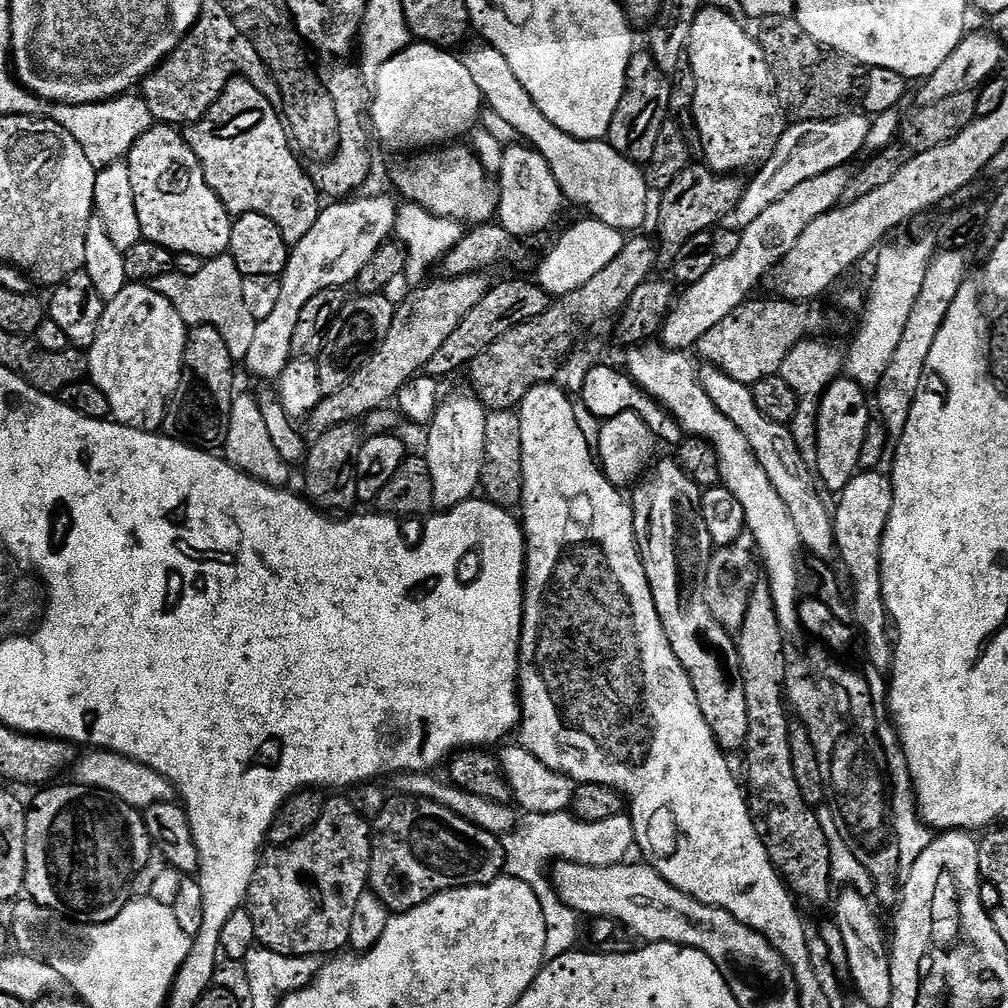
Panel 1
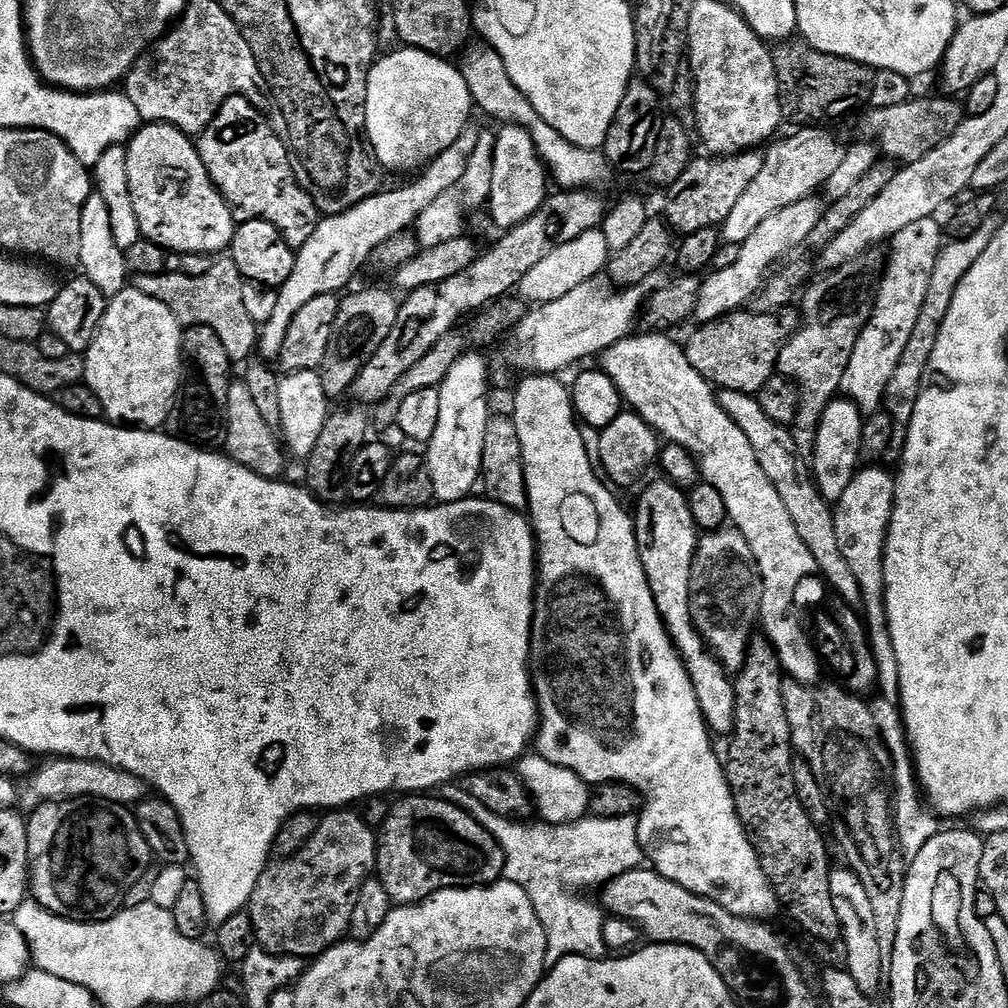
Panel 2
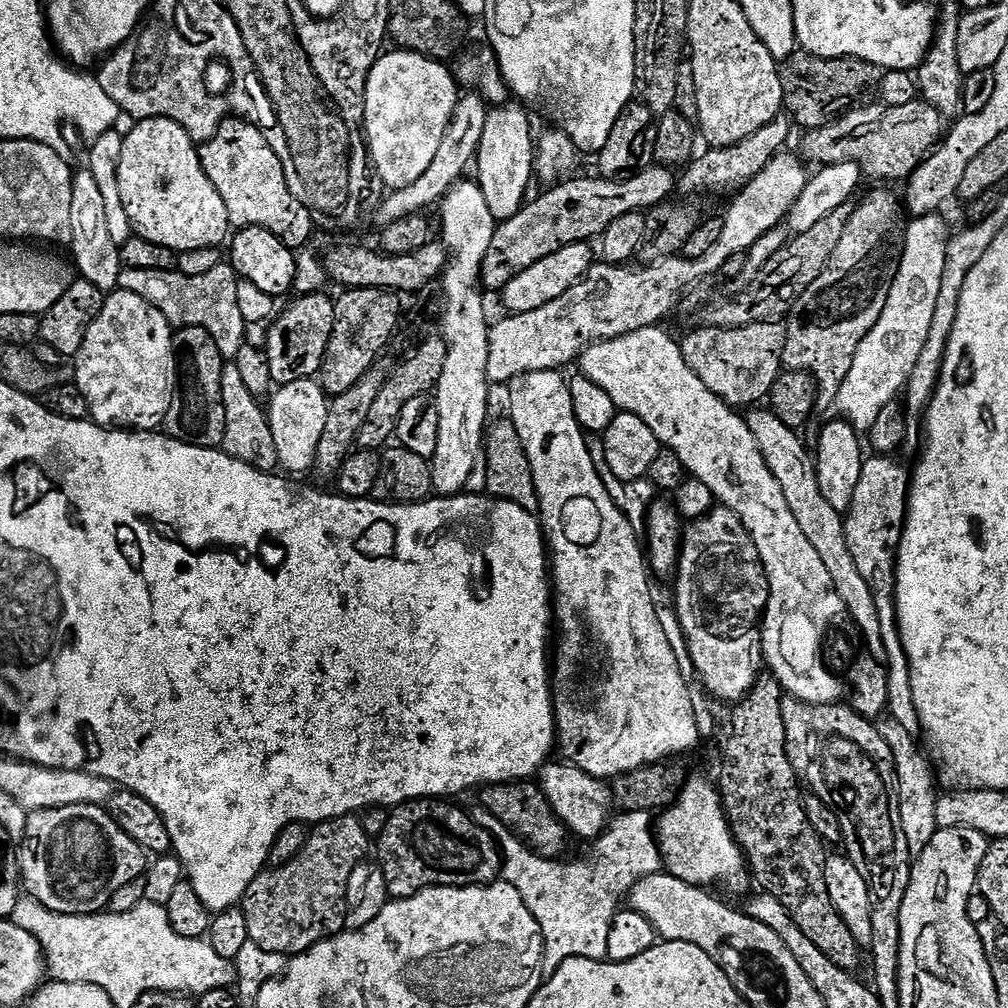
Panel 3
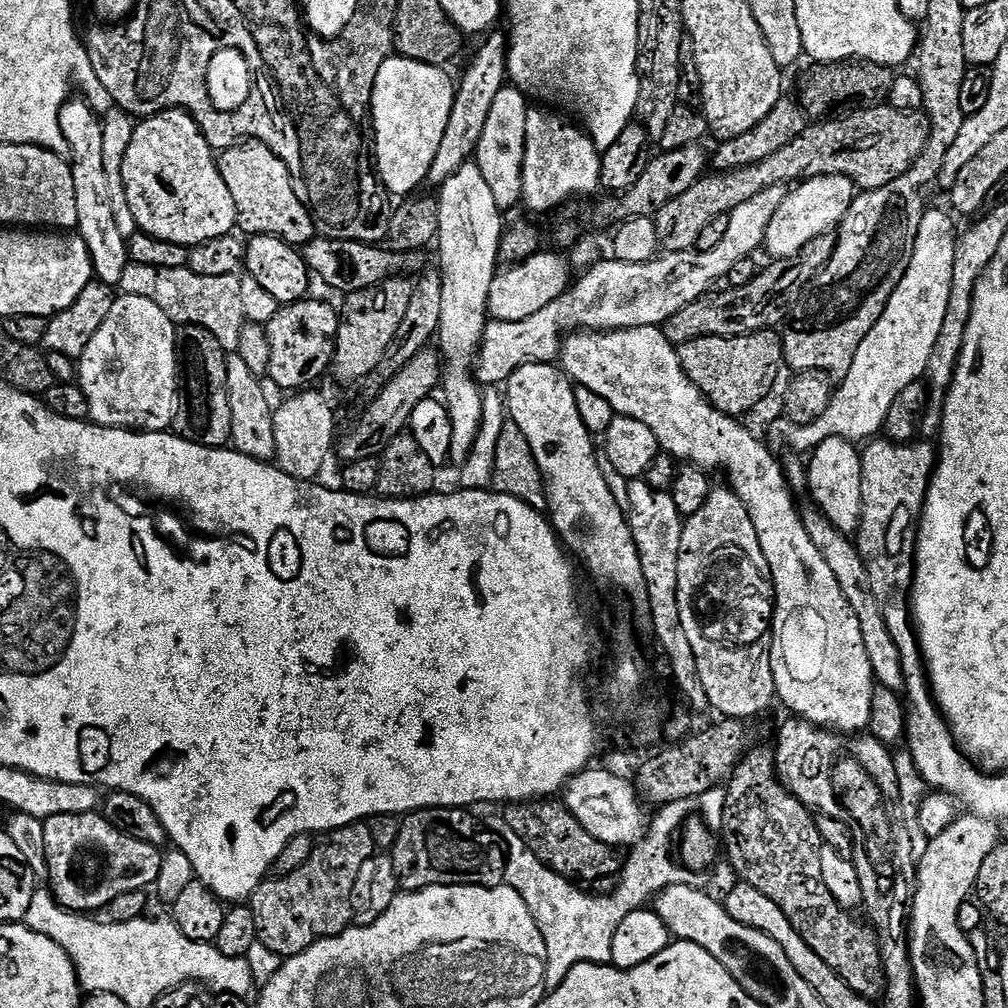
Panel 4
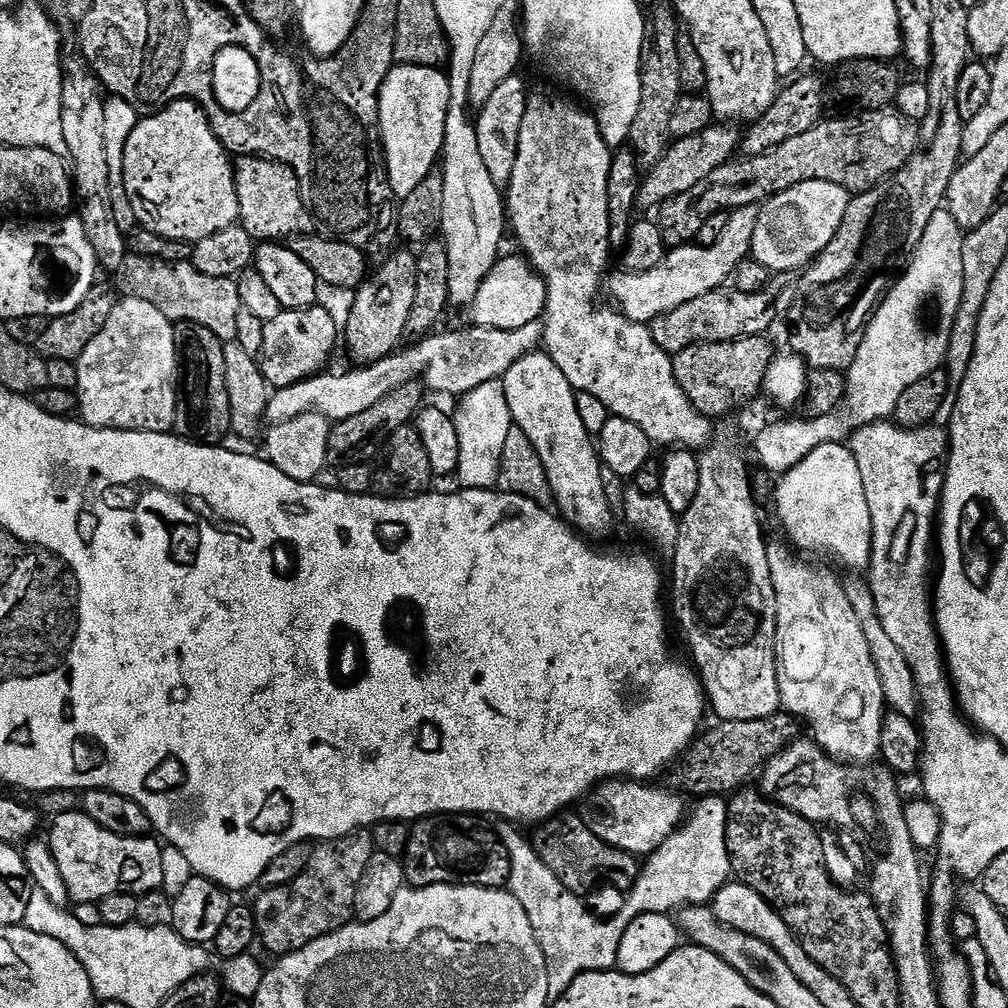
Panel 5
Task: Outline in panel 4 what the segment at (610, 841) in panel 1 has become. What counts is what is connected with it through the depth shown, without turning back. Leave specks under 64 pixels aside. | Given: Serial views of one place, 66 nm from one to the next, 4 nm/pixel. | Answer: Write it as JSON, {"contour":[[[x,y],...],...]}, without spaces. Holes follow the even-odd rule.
{"contour":[[[723,787],[710,789],[698,799],[680,802],[661,807],[651,817],[646,829],[646,835],[639,844],[631,849],[632,852],[622,864],[619,873],[620,885],[616,888],[612,900],[608,896],[591,896],[583,892],[579,883],[573,882],[567,876],[560,876],[554,870],[546,867],[525,844],[520,841],[518,834],[510,830],[510,826],[499,815],[487,817],[486,823],[492,833],[500,839],[506,849],[508,865],[504,879],[507,887],[518,890],[522,894],[522,902],[530,910],[534,922],[540,932],[545,933],[546,942],[546,978],[545,985],[549,989],[556,988],[574,966],[579,964],[611,965],[614,950],[614,934],[626,914],[635,909],[645,907],[653,898],[665,892],[675,884],[687,884],[690,880],[689,869],[678,862],[674,855],[674,841],[683,829],[686,821],[693,815],[696,805],[700,805],[699,815],[705,824],[713,830],[724,827],[724,807],[726,806],[726,791]]]}

